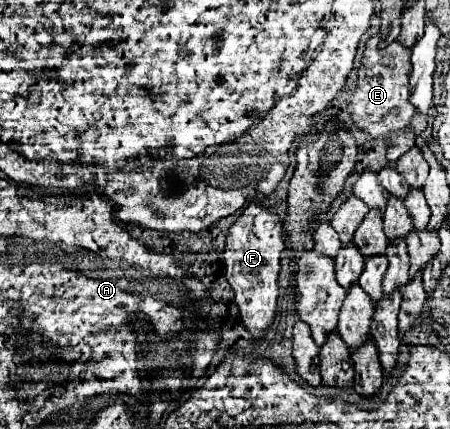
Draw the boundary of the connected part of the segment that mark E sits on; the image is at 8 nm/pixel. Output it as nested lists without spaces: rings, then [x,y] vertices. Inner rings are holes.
[[[380,34],[372,36],[366,42],[364,58],[358,68],[358,82],[356,92],[350,98],[348,112],[358,128],[368,132],[372,138],[382,138],[388,144],[388,160],[396,162],[398,156],[402,156],[410,146],[414,146],[414,134],[402,132],[410,118],[414,116],[414,106],[410,104],[410,56],[412,48],[404,46],[402,42],[392,42],[386,48],[380,48]]]

